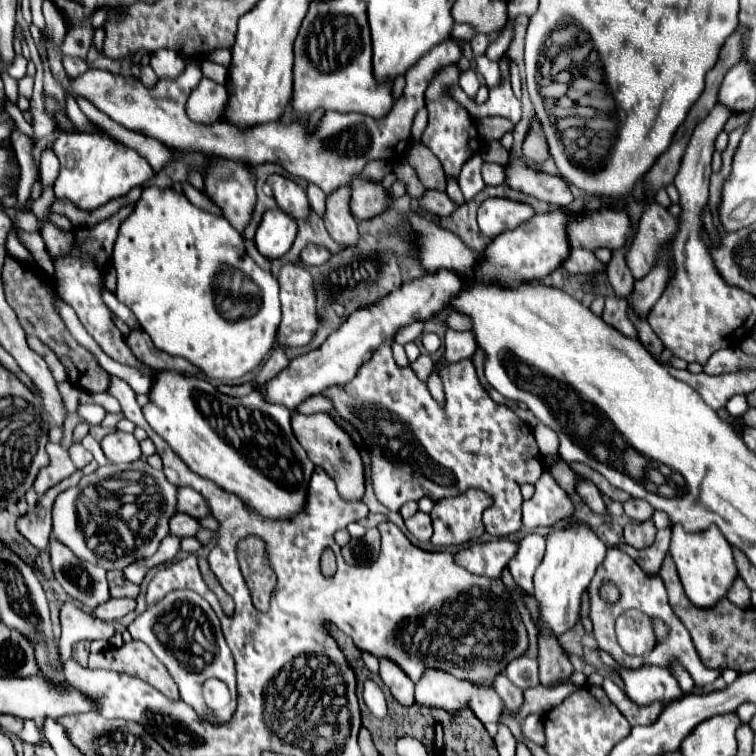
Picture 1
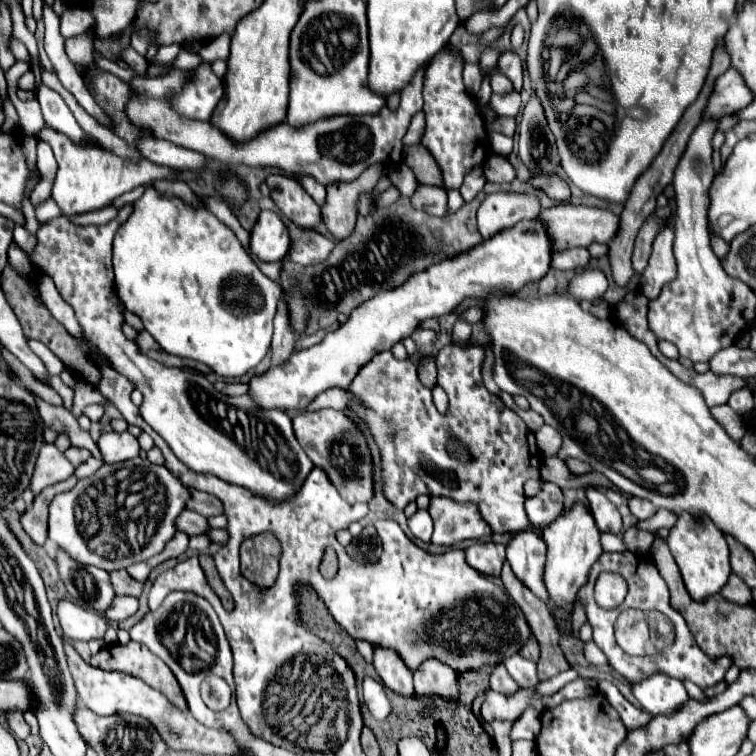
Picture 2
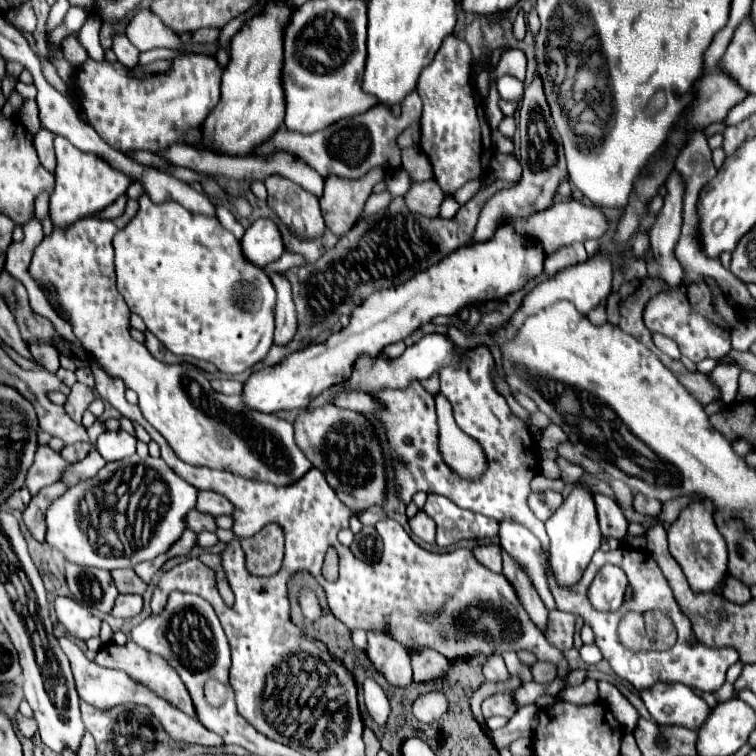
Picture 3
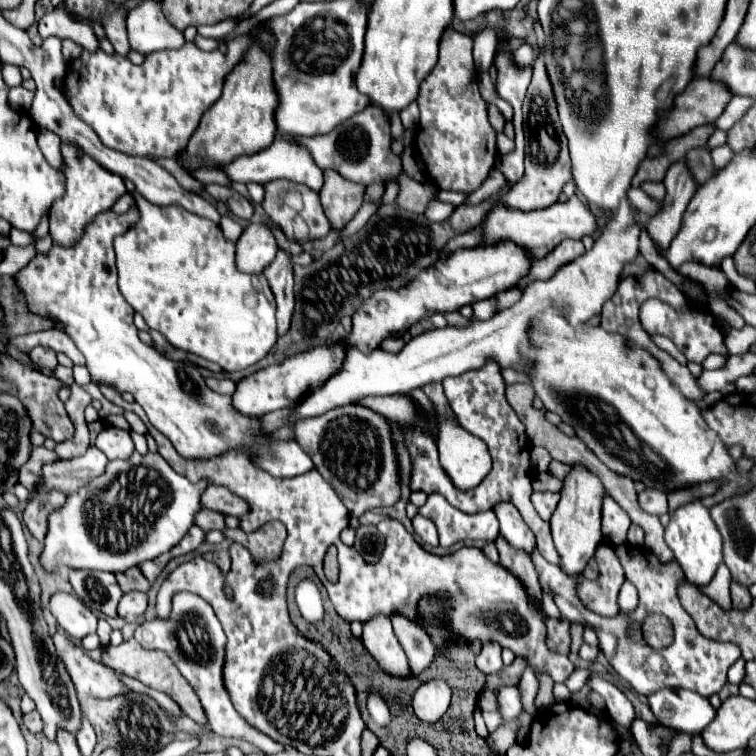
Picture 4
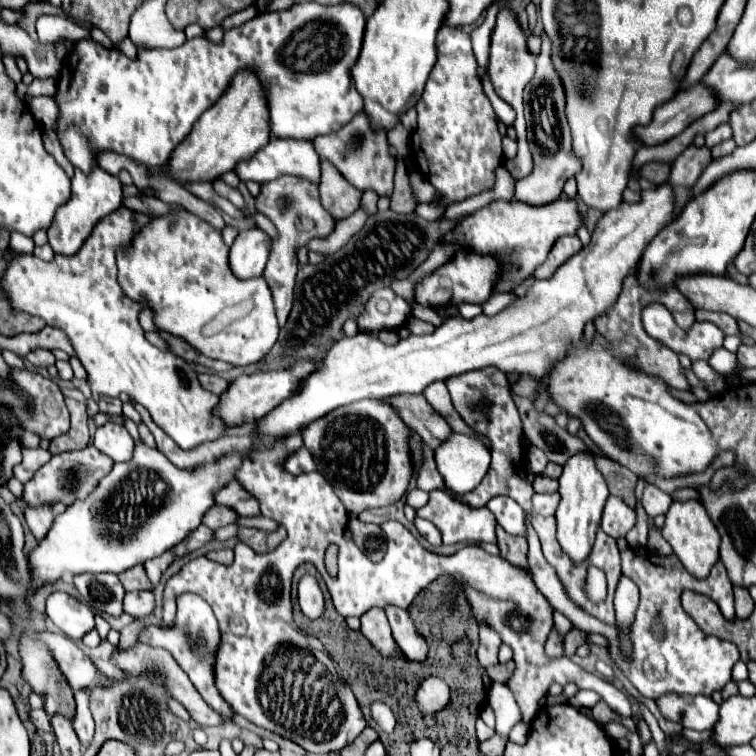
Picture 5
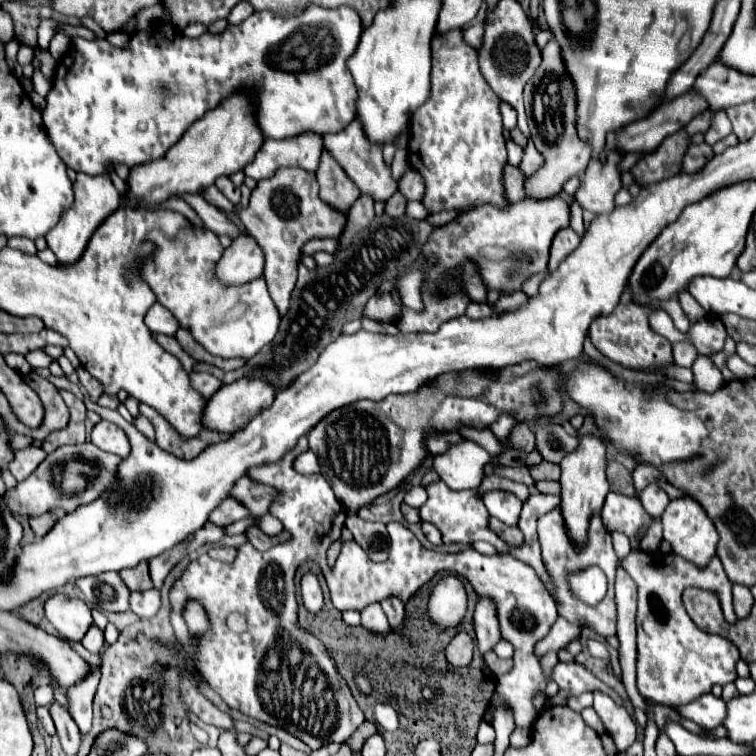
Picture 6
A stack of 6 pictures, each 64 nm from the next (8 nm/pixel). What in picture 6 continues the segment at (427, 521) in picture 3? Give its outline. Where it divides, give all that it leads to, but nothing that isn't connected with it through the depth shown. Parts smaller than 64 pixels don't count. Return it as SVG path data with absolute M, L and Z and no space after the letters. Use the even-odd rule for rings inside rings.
M422 522L422 532L424 532L424 536L428 538L428 542L432 542L434 546L442 546L442 544L444 544L444 542L442 542L442 534L440 534L440 530L438 530L434 524Z

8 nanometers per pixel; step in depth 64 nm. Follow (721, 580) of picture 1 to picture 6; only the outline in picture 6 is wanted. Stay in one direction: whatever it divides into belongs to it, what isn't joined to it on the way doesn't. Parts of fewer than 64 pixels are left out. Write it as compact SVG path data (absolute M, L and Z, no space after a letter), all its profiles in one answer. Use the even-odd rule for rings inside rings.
M688 496L670 500L670 504L666 506L660 522L662 522L662 528L664 528L664 540L668 540L672 544L672 550L676 554L684 556L686 560L694 562L696 566L706 566L708 560L714 556L716 542L718 542L718 532L716 532L712 520L706 516L704 508L696 500L692 500Z

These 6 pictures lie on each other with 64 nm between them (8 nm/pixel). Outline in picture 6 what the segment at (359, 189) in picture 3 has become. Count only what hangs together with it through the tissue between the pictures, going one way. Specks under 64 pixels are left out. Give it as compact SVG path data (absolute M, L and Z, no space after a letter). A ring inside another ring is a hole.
M328 150L322 152L316 178L320 184L320 198L326 204L332 204L334 208L340 208L342 212L348 212L350 206L360 196L360 190L350 180L350 176L342 170L342 166L332 158Z

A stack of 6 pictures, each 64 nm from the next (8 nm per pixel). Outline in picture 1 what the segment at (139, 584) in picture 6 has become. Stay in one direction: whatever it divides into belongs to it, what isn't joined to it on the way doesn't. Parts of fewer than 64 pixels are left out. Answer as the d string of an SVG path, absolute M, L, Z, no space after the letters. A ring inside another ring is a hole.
M110 570L108 572L108 584L110 584L110 592L114 598L124 598L124 596L130 596L130 598L136 598L140 594L140 586L132 584L122 570Z

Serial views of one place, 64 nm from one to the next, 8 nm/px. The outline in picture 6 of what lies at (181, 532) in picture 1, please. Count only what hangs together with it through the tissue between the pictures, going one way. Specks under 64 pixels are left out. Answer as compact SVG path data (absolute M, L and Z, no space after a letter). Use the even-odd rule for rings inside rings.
M228 498L224 502L220 502L220 506L216 510L212 510L212 516L210 520L214 524L220 524L220 526L228 526L240 518L246 518L248 516L248 508L244 504L240 504L238 500L234 498Z

